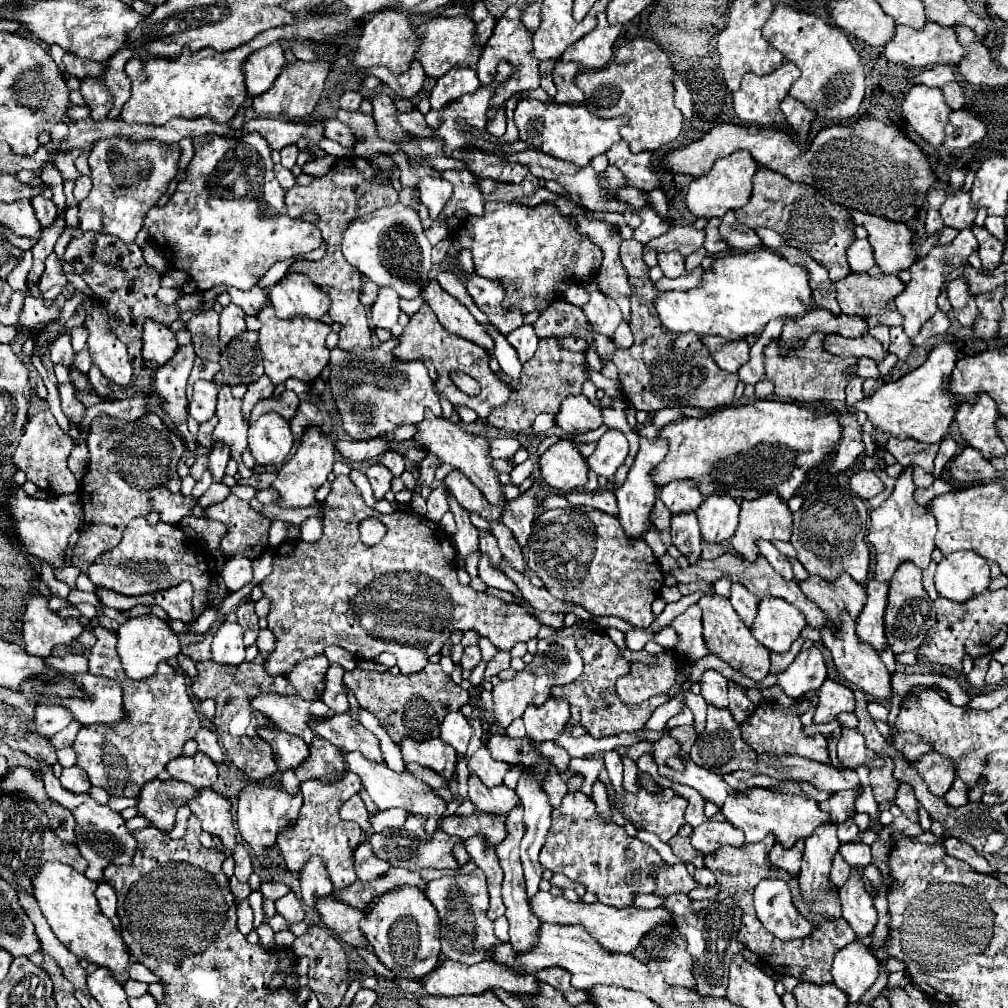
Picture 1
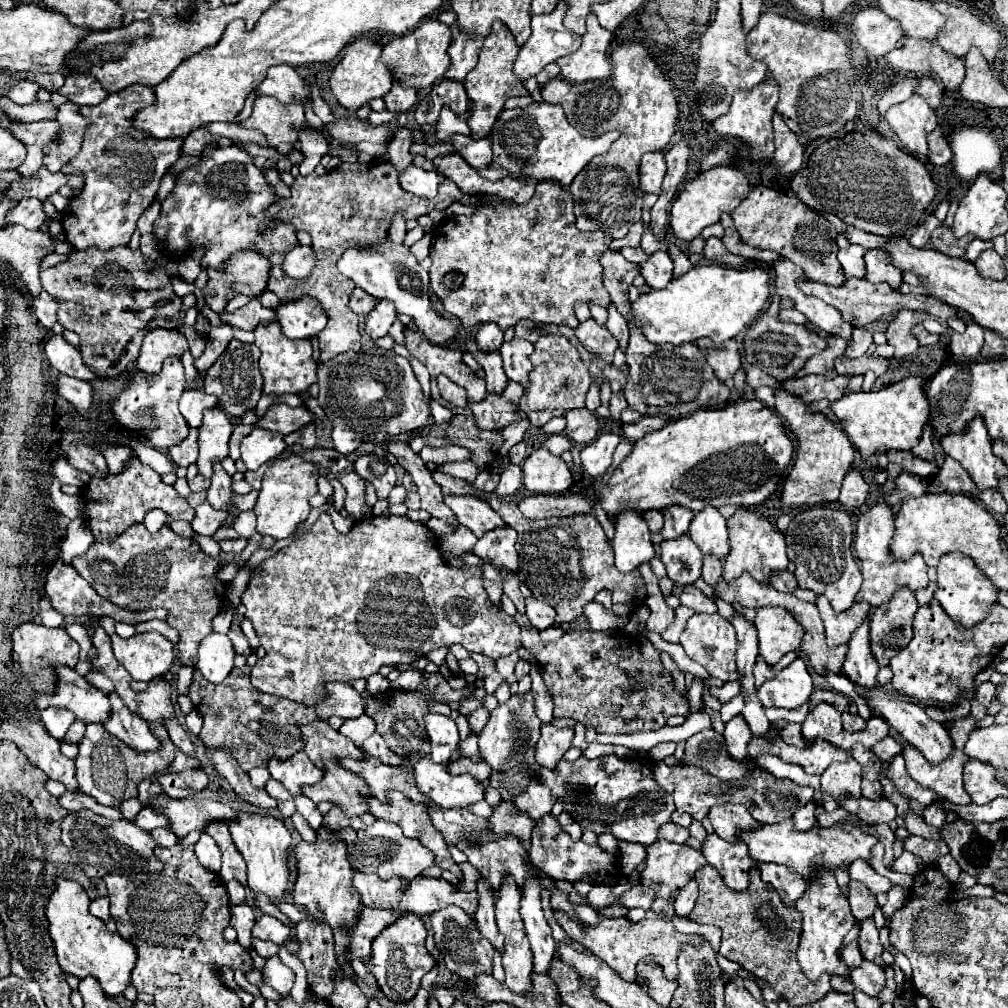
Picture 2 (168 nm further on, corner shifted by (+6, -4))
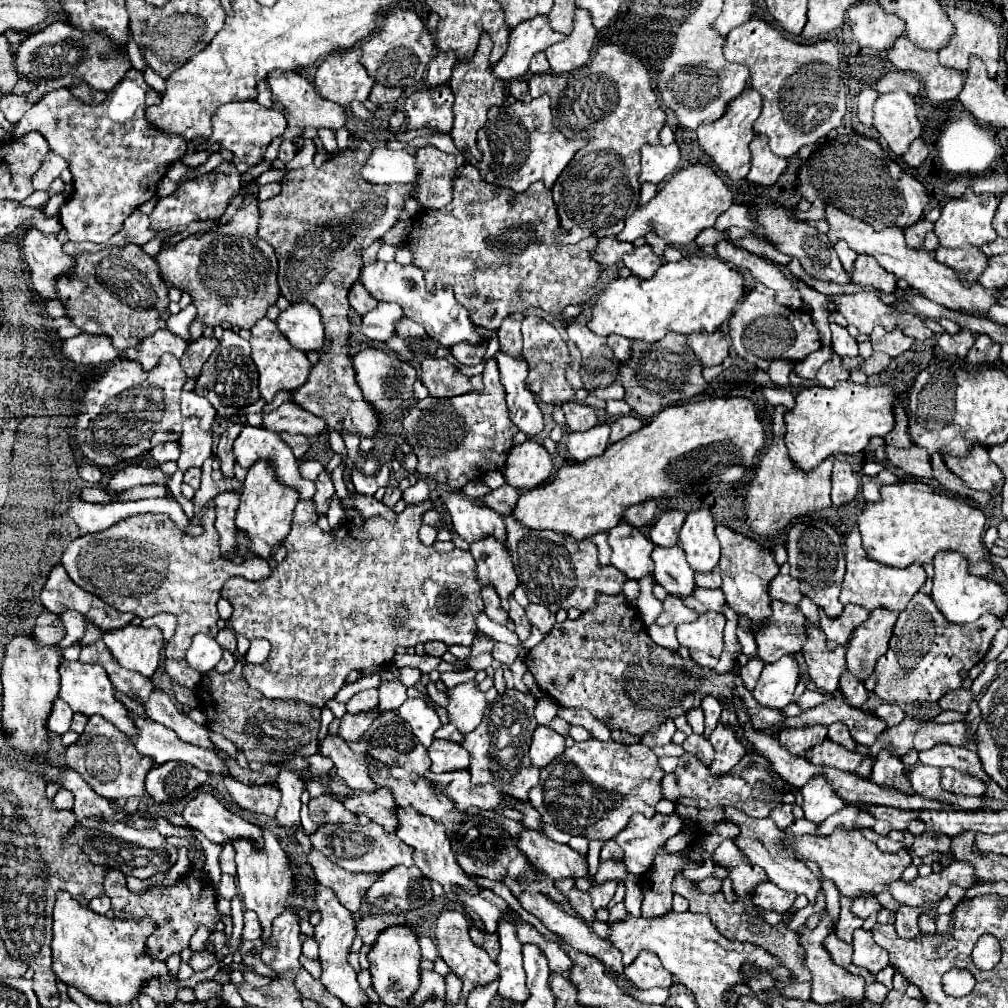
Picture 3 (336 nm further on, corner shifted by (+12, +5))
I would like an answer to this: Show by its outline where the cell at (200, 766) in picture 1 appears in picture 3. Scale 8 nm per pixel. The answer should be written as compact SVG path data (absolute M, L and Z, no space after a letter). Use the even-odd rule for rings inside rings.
M166 762L160 766L154 766L148 776L146 776L146 790L148 794L158 802L158 804L172 804L178 802L182 798L186 798L190 792L194 792L198 786L202 786L206 782L208 774L198 770L198 768L190 768L190 764L178 764L178 762Z

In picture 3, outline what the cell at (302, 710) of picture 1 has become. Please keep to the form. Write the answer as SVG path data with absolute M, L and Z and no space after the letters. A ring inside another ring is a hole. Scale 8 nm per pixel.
M328 734L326 740L320 742L320 752L334 762L338 776L342 776L356 792L374 792L378 788L368 774L368 764L374 760L352 752L340 736Z

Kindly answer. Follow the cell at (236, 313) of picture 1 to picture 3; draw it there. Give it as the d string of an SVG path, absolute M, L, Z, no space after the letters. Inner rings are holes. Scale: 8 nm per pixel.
M204 336L188 344L184 356L180 358L180 364L182 364L188 378L200 376L200 370L202 370L204 362L210 358L210 354L214 352L216 346L218 346L216 338L204 338Z

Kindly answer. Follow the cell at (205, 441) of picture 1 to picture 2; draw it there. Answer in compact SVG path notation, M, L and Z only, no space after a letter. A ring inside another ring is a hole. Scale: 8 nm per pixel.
M190 429L188 437L186 437L180 445L174 445L174 447L170 449L170 459L172 459L176 465L182 465L182 467L188 467L190 463L194 463L196 457L198 457L196 441L198 441L198 429Z

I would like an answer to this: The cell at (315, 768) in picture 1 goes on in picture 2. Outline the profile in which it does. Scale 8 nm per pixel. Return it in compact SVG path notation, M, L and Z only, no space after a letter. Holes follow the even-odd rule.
M328 761L324 777L314 785L304 785L302 793L314 803L332 801L334 805L342 807L348 817L356 817L368 811L364 801L364 797L370 795L368 785L354 773L340 767L336 761Z

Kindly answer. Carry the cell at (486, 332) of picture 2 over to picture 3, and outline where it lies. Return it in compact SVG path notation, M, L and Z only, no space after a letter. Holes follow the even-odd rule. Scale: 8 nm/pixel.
M458 344L458 346L454 346L450 352L452 352L452 356L454 356L460 364L464 364L464 366L474 366L474 364L478 364L478 362L482 360L482 356L484 356L484 352L486 352L486 344L482 344L482 348L470 348L468 344Z

